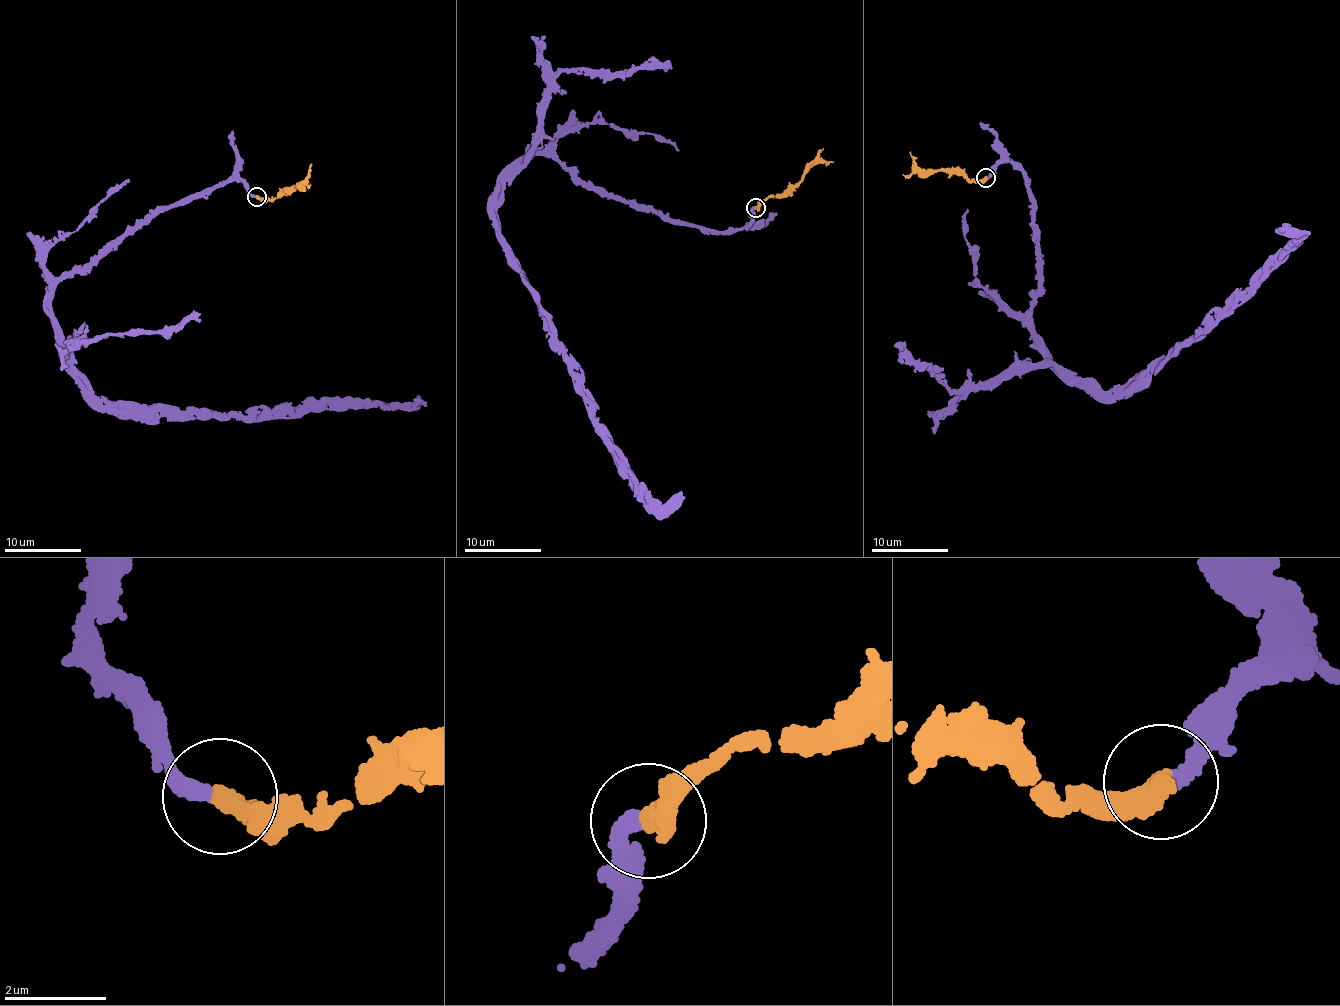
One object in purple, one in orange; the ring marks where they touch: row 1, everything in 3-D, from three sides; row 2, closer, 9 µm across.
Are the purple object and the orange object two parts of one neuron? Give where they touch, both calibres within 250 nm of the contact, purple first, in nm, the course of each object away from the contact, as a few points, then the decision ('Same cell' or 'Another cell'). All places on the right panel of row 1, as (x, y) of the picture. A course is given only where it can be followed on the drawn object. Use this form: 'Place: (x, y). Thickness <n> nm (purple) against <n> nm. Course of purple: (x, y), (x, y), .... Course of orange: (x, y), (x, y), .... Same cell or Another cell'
Place: (985, 178). Thickness 300 nm (purple) against 400 nm. Course of purple: (986, 178), (1009, 160), (1029, 178), (1036, 348), (1102, 391), (1232, 313), (1289, 249), (1279, 230). Course of orange: (986, 178), (971, 181), (956, 173), (919, 169), (902, 175). Same cell

